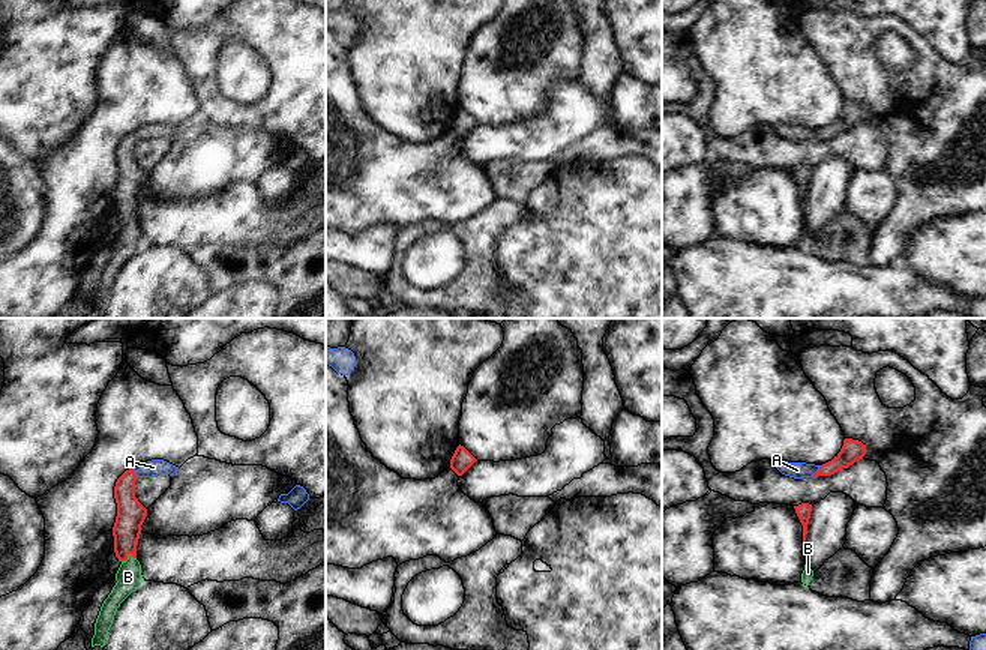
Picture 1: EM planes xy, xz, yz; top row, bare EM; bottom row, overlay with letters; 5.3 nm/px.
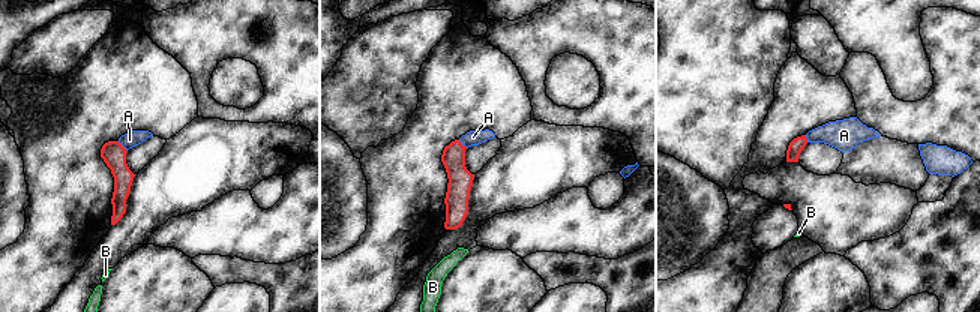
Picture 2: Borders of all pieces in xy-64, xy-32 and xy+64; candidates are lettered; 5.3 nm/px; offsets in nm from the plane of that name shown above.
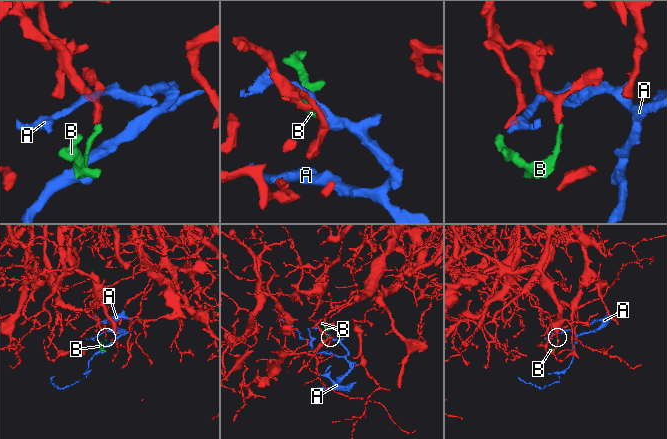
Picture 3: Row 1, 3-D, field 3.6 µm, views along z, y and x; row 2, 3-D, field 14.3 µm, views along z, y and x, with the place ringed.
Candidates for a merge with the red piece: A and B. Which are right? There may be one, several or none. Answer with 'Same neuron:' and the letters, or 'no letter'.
Same neuron: B.

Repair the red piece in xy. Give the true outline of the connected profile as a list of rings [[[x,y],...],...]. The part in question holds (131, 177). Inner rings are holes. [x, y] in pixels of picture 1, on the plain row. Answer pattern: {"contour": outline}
{"contour": [[[129,132],[117,143],[114,150],[117,167],[117,180],[113,191],[114,216],[122,228],[116,237],[117,246],[104,264],[96,282],[92,311],[105,309],[117,272],[144,245],[141,228],[137,224],[137,209],[147,173],[135,161],[137,143],[134,132]]]}

